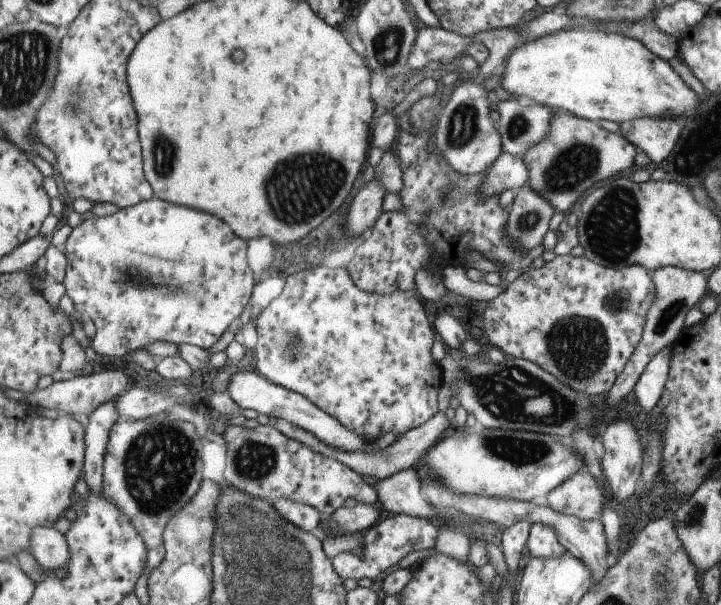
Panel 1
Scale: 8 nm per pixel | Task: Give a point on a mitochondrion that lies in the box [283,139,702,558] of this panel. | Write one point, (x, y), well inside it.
(513, 394)

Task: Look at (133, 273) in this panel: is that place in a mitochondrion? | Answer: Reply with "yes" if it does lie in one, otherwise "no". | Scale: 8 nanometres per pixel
yes

